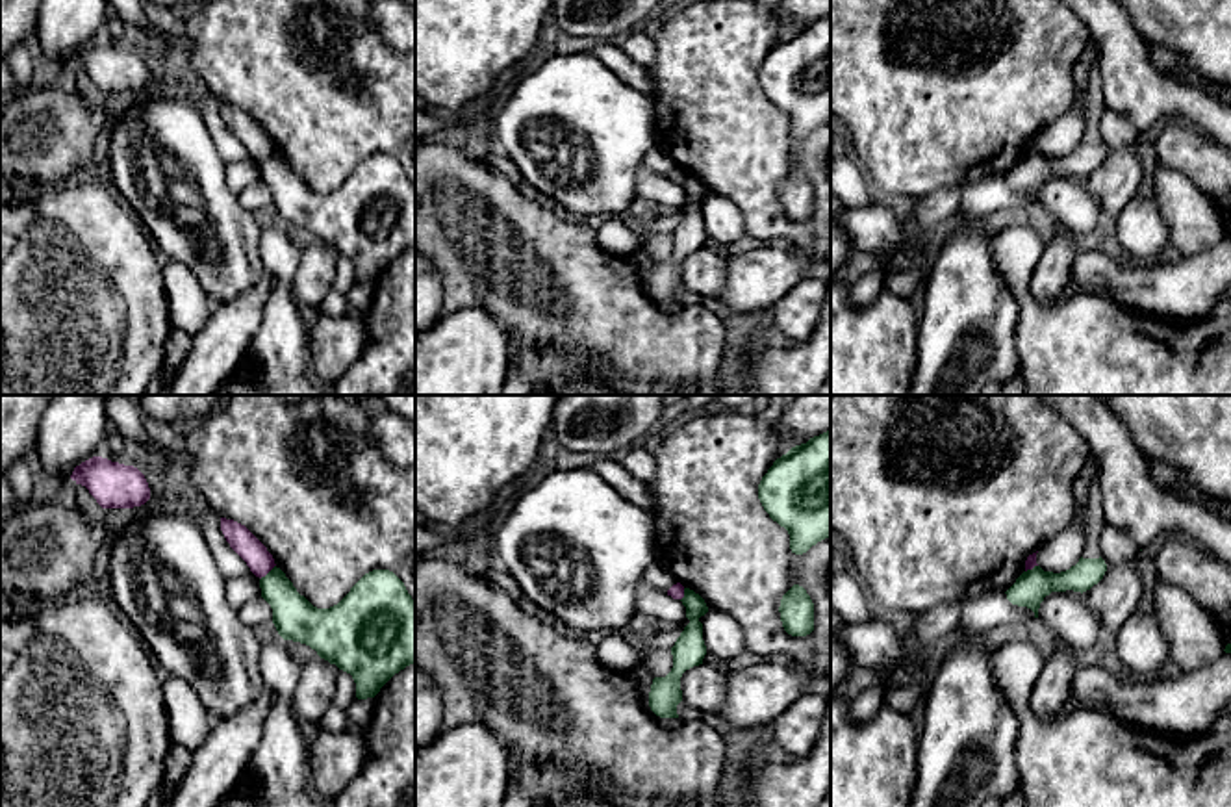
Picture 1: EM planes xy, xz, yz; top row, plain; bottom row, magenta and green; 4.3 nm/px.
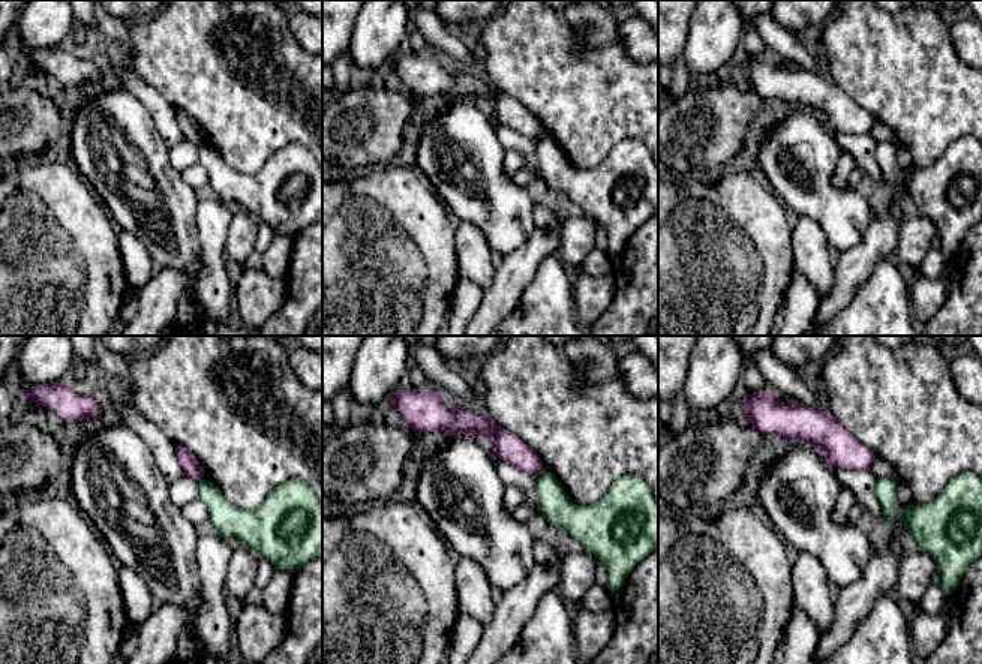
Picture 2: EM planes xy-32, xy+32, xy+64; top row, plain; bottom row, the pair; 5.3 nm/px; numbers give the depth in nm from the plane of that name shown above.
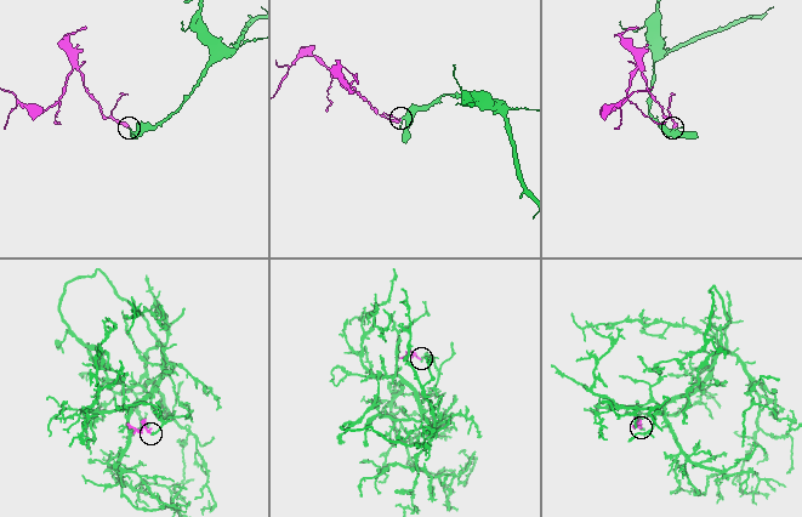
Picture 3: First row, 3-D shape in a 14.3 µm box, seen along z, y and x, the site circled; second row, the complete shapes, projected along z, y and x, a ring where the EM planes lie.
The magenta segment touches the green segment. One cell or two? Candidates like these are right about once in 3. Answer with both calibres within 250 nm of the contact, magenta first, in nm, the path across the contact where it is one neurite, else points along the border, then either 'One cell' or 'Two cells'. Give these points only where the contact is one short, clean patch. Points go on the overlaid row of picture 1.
Thickness 110 nm (magenta) against 190 nm. Boundary: xy (275, 564), (260, 579). Two cells

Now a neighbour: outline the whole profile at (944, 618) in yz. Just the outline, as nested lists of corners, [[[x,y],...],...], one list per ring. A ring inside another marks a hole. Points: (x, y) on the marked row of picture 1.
[[[938,603],[936,607],[912,616],[912,638],[921,647],[929,647],[933,642],[960,627],[960,614],[960,603]]]

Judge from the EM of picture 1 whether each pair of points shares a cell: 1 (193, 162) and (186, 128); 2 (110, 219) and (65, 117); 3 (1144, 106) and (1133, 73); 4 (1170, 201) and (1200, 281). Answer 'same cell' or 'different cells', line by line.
1: same cell
2: different cells
3: same cell
4: different cells

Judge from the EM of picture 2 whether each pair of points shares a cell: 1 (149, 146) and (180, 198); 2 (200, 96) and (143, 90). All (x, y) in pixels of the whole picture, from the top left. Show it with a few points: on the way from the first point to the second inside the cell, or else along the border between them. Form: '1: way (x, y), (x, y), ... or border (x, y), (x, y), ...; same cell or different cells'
1: way (156, 159), (168, 185); same cell
2: border (132, 69), (174, 108); different cells

